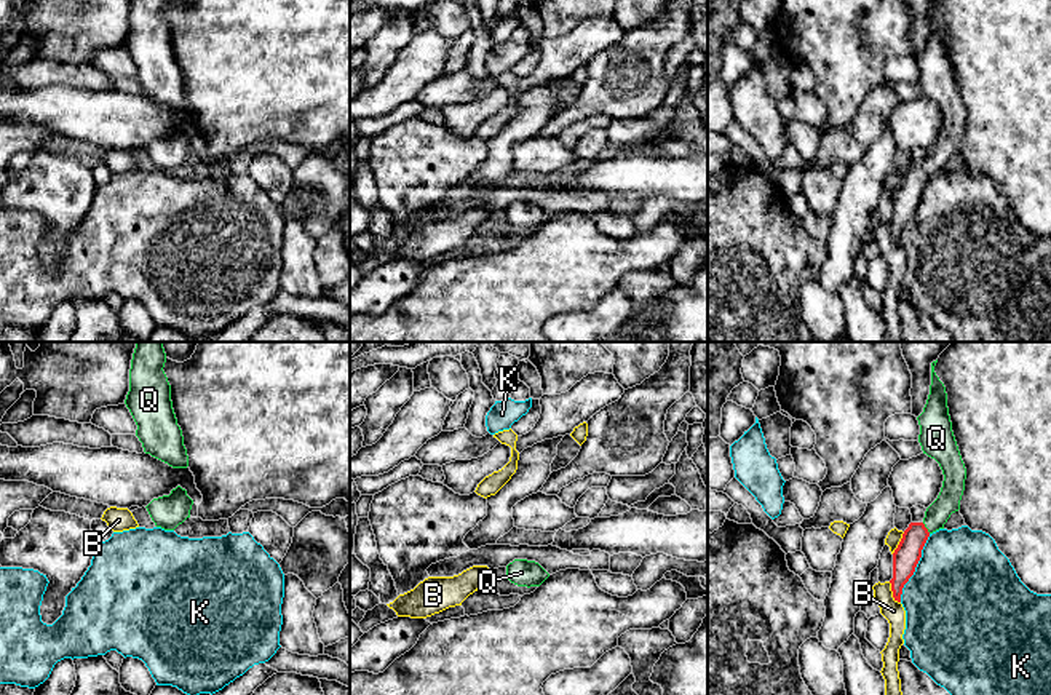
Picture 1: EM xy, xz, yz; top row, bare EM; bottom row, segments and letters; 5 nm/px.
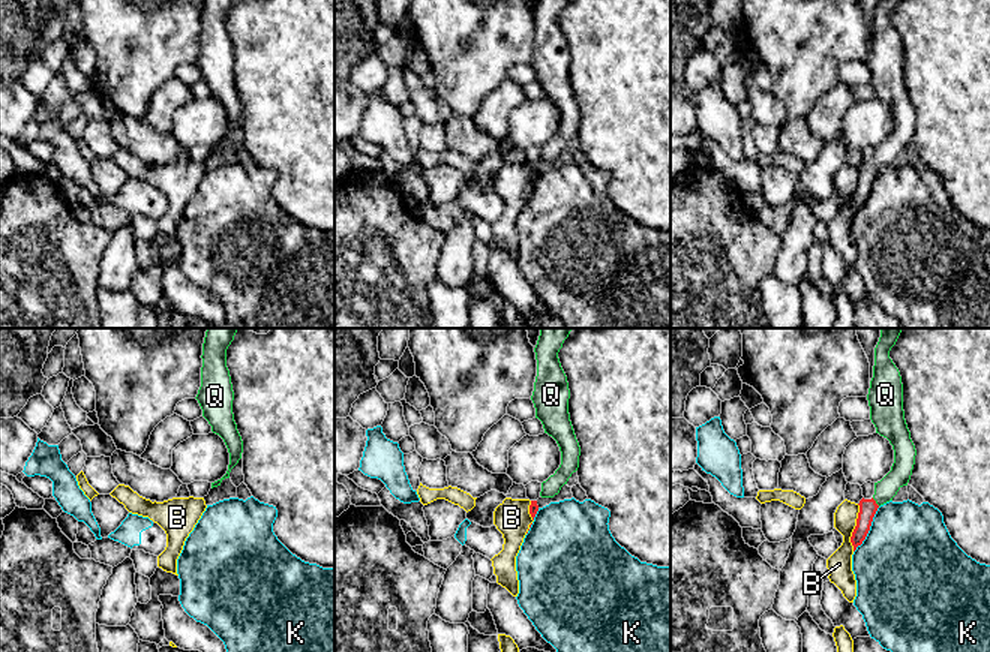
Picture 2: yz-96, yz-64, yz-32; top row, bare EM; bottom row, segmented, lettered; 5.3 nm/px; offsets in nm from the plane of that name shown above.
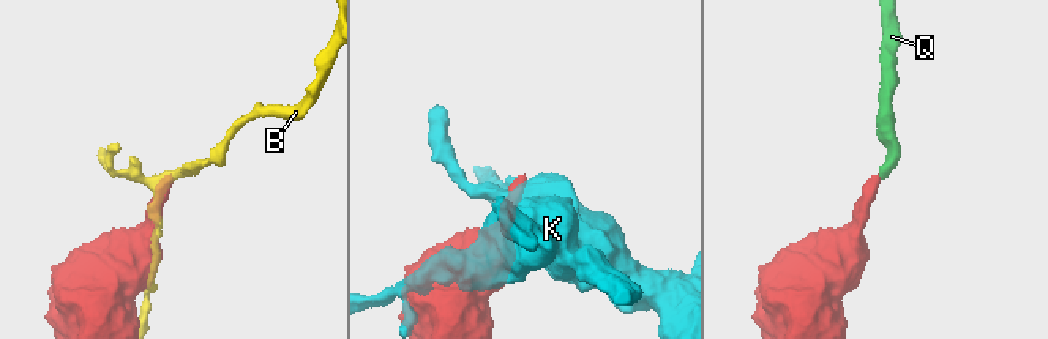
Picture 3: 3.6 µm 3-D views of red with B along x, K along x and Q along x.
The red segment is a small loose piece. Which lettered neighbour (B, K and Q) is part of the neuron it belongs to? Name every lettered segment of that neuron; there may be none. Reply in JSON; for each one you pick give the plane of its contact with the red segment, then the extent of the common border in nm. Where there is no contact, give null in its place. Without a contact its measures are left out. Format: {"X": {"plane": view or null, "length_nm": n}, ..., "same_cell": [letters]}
{"Q": {"plane": "yz", "length_nm": 70}, "same_cell": ["Q"]}

